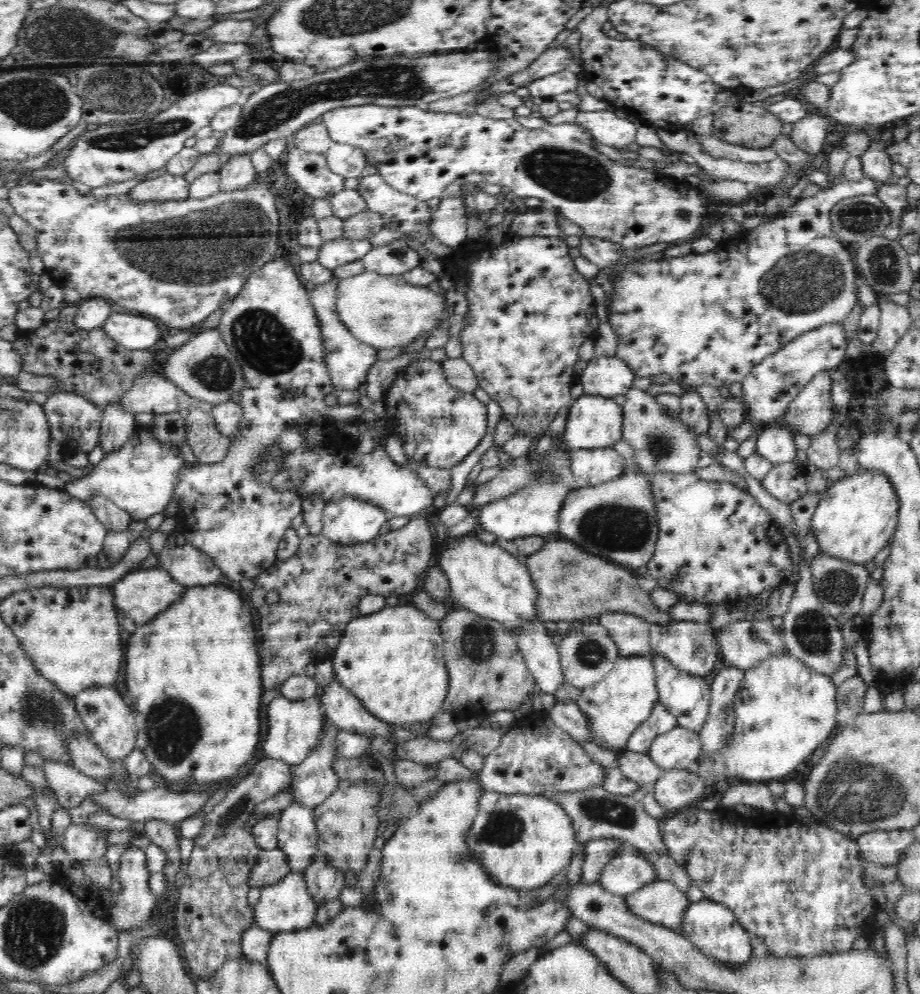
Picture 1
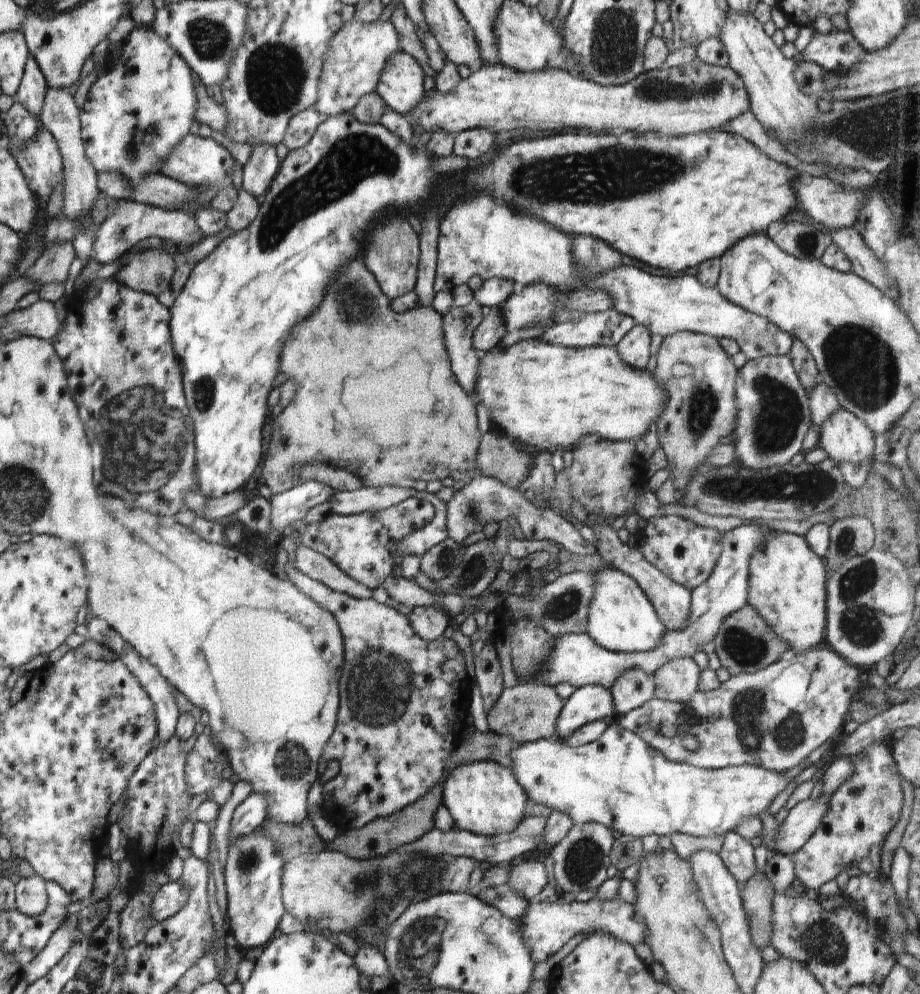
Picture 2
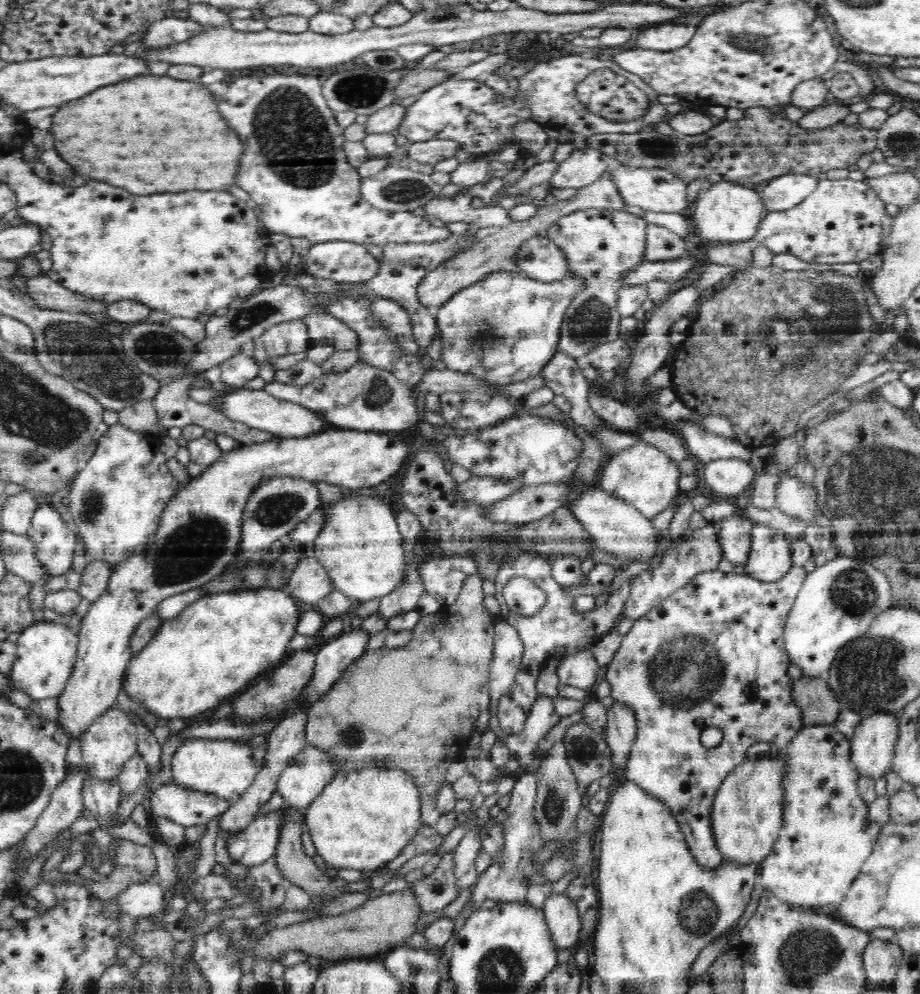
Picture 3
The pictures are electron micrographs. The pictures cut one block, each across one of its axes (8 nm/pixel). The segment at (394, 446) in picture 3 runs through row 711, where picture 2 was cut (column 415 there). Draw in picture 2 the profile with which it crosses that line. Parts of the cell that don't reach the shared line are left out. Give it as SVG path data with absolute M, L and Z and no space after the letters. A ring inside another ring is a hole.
M399 51L389 59L375 92L387 108L408 117L425 98L424 79L419 63L410 54Z

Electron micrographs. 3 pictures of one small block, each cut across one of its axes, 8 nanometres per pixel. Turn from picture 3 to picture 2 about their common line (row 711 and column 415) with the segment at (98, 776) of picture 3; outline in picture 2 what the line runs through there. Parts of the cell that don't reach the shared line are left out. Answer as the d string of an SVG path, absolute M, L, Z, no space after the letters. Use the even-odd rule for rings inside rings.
M696 58L693 62L680 67L653 69L644 71L624 85L603 86L574 73L564 70L545 69L539 72L519 72L501 65L482 64L474 70L468 79L461 80L459 86L443 94L434 89L430 97L426 97L408 114L412 126L422 128L425 132L441 132L458 135L467 129L487 129L496 135L502 131L530 128L530 130L566 130L572 128L591 128L610 130L626 128L636 133L656 132L676 137L691 133L714 131L721 126L747 112L750 100L740 76L729 66L718 67L708 65Z

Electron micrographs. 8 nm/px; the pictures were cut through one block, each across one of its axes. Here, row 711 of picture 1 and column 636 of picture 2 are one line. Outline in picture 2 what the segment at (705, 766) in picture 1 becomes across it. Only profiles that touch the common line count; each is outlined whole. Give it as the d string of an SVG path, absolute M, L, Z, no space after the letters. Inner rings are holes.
M610 724L604 735L595 742L580 747L570 747L566 743L543 738L520 744L510 752L509 758L510 770L531 803L538 803L551 811L560 812L579 826L599 823L616 833L640 839L652 834L660 837L676 833L695 838L726 836L728 832L734 831L741 821L750 817L759 818L793 780L786 778L786 772L769 771L759 765L744 764L722 769L704 769L687 763L674 763L652 749L635 733L616 724Z

